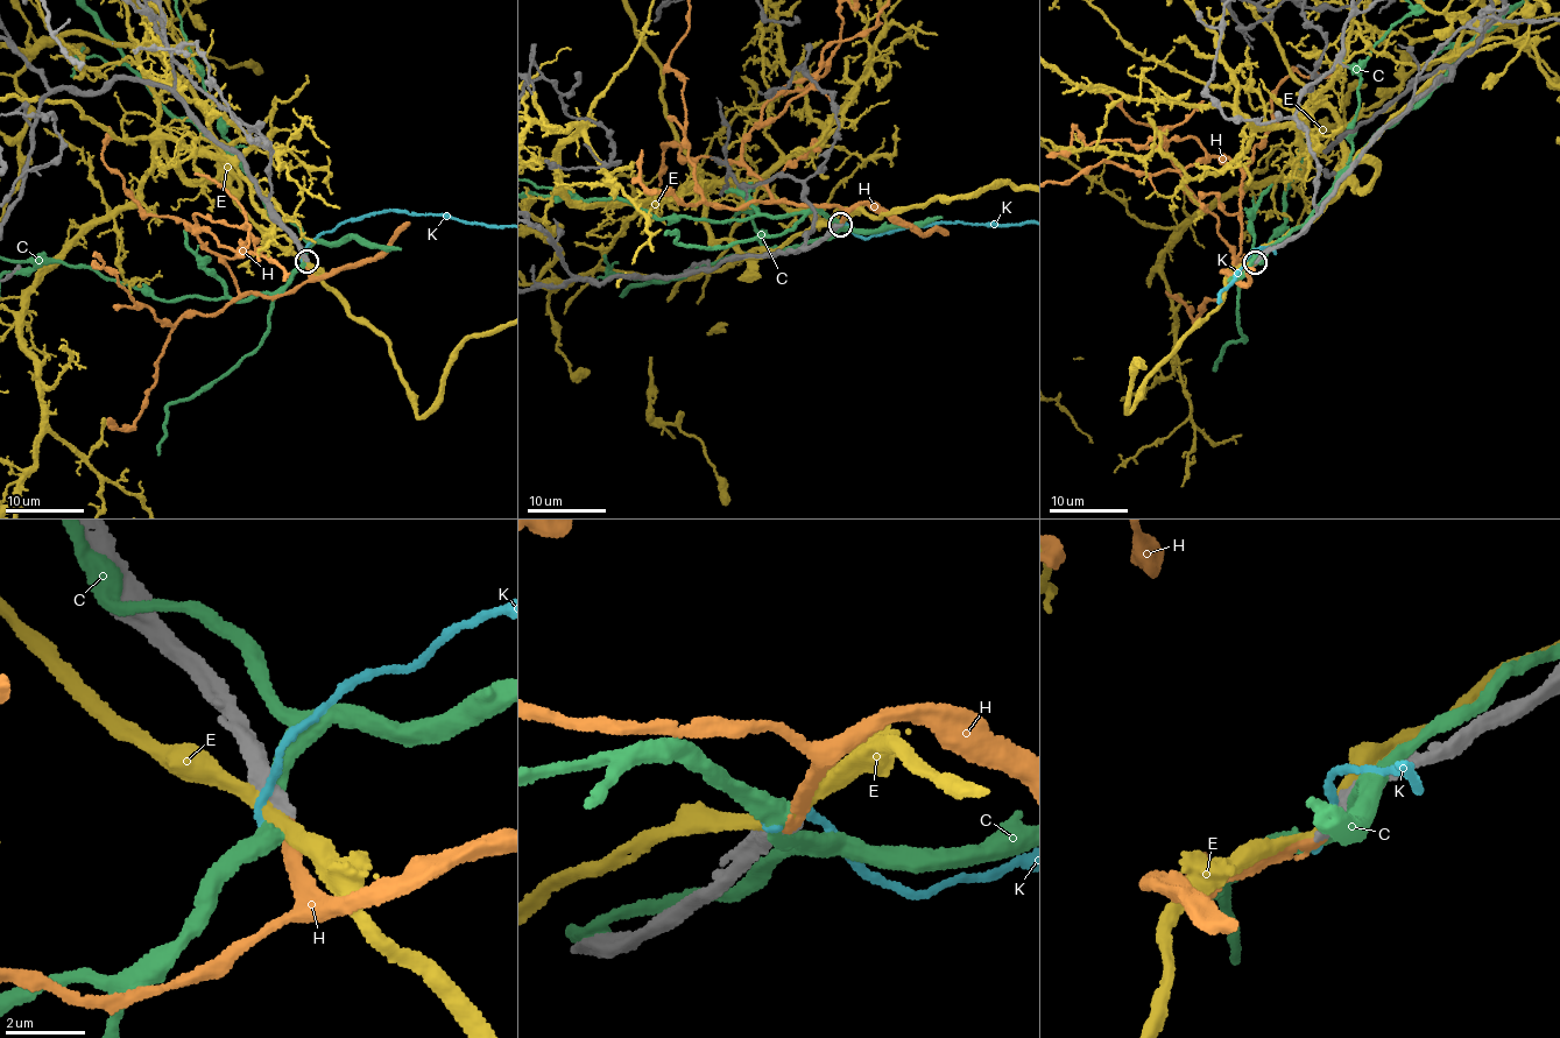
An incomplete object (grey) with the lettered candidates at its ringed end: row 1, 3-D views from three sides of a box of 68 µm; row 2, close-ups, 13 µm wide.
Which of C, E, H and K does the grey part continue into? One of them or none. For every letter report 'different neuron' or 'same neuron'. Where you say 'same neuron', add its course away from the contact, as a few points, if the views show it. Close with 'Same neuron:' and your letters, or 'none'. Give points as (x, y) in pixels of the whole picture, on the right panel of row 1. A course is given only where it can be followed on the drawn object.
C: different neuron
E: different neuron
H: same neuron
K: different neuron
Same neuron: H

